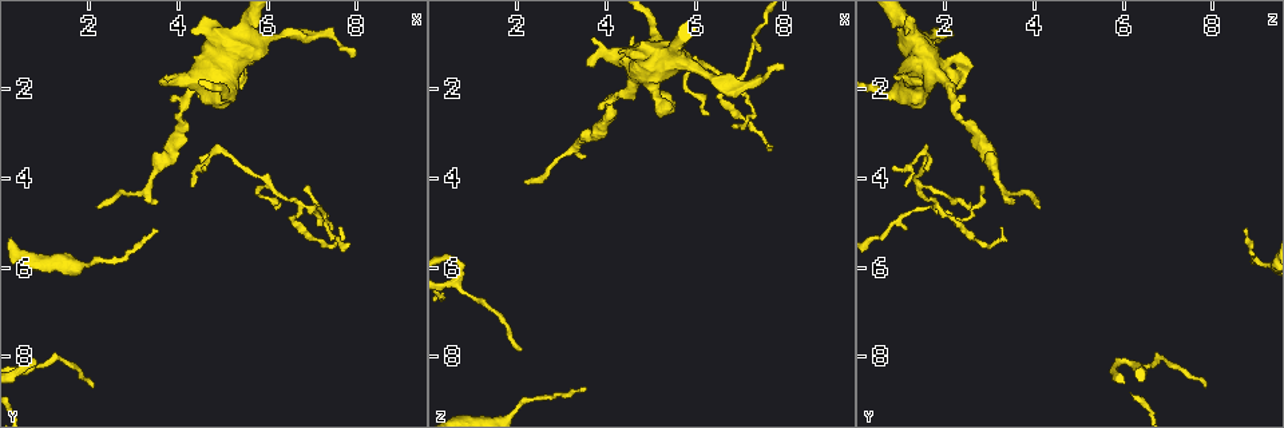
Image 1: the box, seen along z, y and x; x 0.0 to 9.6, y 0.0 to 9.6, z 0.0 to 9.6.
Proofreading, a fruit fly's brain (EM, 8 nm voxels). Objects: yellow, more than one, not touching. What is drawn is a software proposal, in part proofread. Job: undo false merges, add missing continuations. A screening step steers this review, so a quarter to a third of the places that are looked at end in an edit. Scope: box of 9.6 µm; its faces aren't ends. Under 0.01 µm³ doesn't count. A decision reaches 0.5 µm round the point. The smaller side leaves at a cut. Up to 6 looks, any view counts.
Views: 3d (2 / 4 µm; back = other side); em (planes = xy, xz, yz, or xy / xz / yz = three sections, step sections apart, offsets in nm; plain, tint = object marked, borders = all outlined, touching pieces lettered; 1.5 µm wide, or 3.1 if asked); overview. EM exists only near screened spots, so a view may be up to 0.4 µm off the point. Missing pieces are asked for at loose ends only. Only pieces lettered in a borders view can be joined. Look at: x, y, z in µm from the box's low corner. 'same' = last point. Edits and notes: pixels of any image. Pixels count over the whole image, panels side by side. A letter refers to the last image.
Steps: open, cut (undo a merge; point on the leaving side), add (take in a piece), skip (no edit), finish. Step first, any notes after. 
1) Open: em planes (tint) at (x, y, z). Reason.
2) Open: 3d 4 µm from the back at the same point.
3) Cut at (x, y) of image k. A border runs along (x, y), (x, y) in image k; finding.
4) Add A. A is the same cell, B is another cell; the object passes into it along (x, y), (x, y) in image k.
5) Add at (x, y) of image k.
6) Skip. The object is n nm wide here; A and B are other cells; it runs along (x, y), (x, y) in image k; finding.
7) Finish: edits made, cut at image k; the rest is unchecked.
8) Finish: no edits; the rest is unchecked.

Open: 3d 4 µm at (4.30, 0.70, 1.15). Branch stops here.

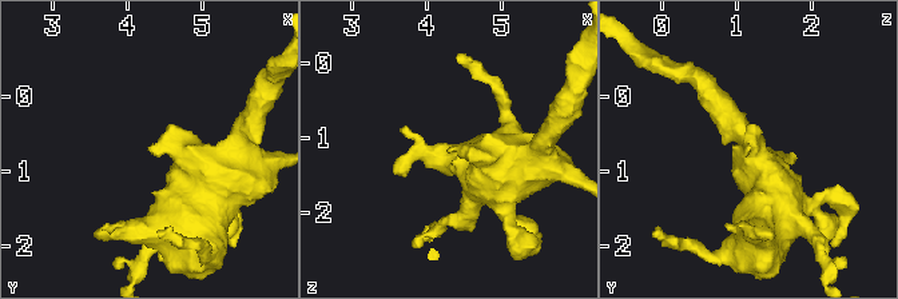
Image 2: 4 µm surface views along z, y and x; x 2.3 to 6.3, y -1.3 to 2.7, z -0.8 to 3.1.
Open: em yz step 8 (borders) at (4.25, 0.70, 1.10). Now the EM.

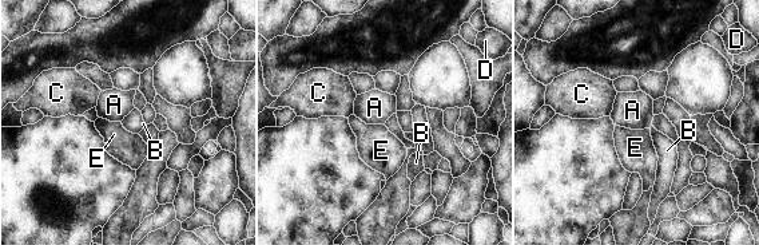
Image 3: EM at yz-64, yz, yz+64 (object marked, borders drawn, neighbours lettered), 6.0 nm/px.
Open: em planes (borders) at the same point.

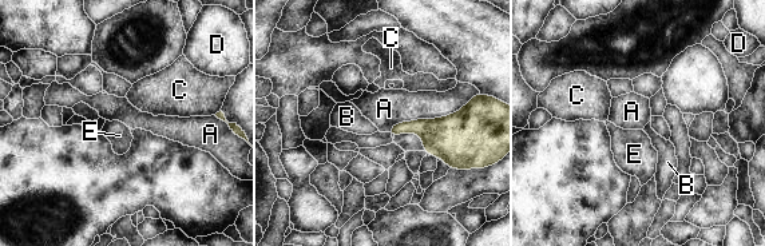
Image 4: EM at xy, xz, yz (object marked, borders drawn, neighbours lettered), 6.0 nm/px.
Skip. A, B, C, D and E are other cells; a border runs along (472, 96), (387, 131) in image 4; none of them fits.

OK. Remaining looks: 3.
Open: em planes (tint) at (2.05, 6.00, 9.15). Sudden change in width.

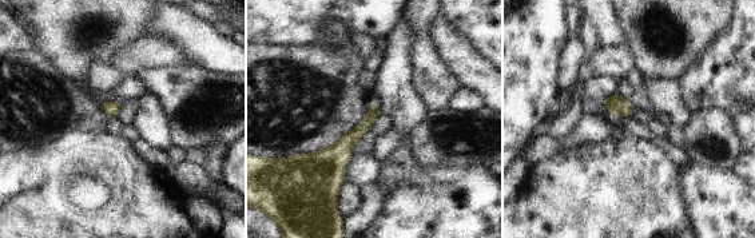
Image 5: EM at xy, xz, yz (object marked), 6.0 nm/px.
Open: em planes (borders) at the same point.

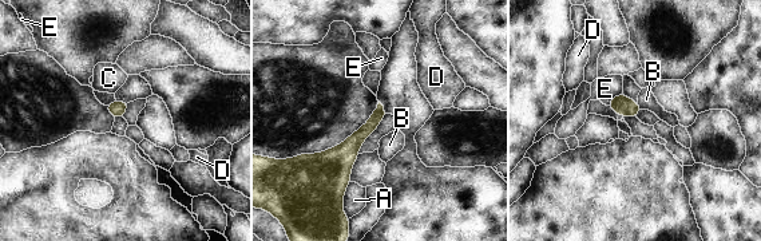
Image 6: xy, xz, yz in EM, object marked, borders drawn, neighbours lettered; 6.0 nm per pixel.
Skip. A, B, C, D and E are other cells; a border runs along (637, 102), (642, 109) in image 6; continuous, no second neuron.

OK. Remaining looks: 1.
Open: em planes (borders) at (6.75, 4.75, 1.90). Looks like a crossing.

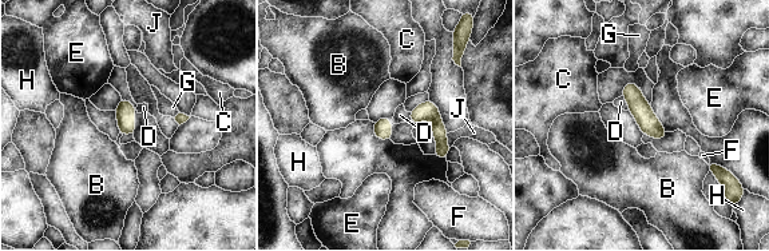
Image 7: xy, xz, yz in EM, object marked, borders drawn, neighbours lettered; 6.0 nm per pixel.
Skip. The longest contact is with G, 140 nm; B, C, D, E, F, G, H and J are other cells; a border runs along (622, 95), (629, 110) in image 7; continuous, no second neuron.

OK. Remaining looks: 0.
Finish: no edits; the rest is unchecked.

